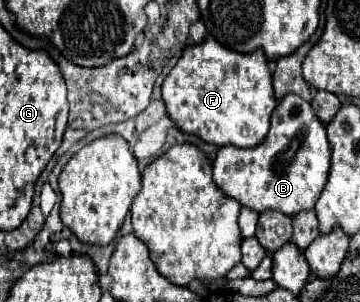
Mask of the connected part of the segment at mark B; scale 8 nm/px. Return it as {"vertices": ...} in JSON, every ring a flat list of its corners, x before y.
{"vertices":[[286,95,286,99,278,101,272,113,272,127,260,145,244,151,238,151,238,147,218,149,214,159,214,183,226,197,236,199,240,205,252,211,260,213,266,209,276,209,286,215,296,215,298,211,314,209,318,195,326,185,328,167,330,167,330,149,324,125,318,121,308,101,304,101,298,95]]}

